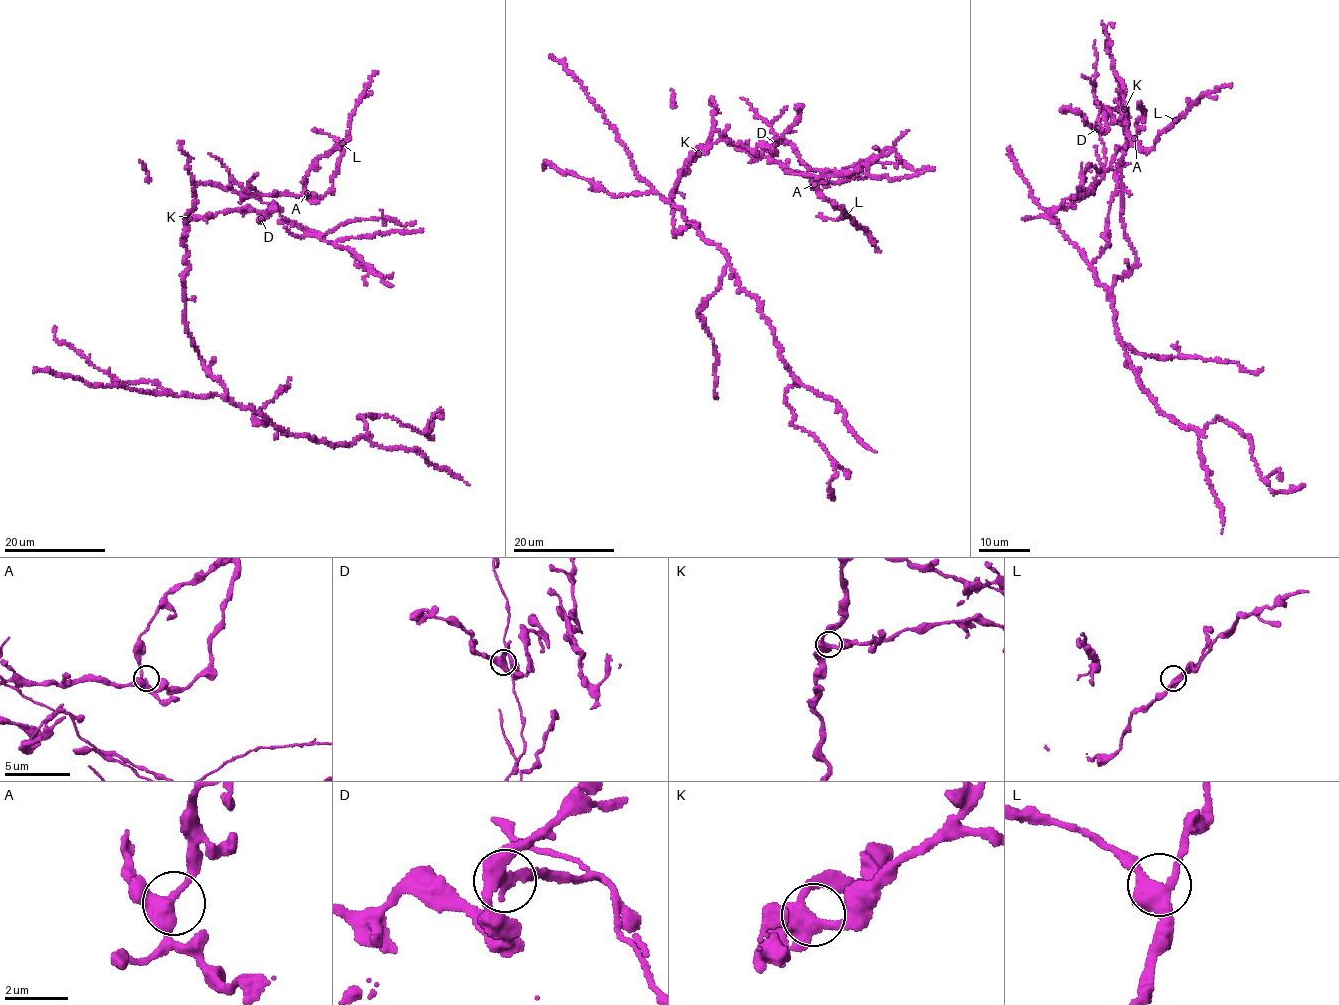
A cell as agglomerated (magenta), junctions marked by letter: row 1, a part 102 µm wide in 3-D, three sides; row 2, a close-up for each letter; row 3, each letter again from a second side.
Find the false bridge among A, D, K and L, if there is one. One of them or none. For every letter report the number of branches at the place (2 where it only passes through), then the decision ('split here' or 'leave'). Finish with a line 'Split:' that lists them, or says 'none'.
A: 3 branches meet; leave
D: 3 branches meet; split here
K: 3 branches meet; leave
L: 3 branches meet; leave
Split: D

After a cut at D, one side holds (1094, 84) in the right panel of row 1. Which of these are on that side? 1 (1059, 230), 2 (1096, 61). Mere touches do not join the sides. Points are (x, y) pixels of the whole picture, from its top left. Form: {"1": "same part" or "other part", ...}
{"1": "other part", "2": "same part"}

